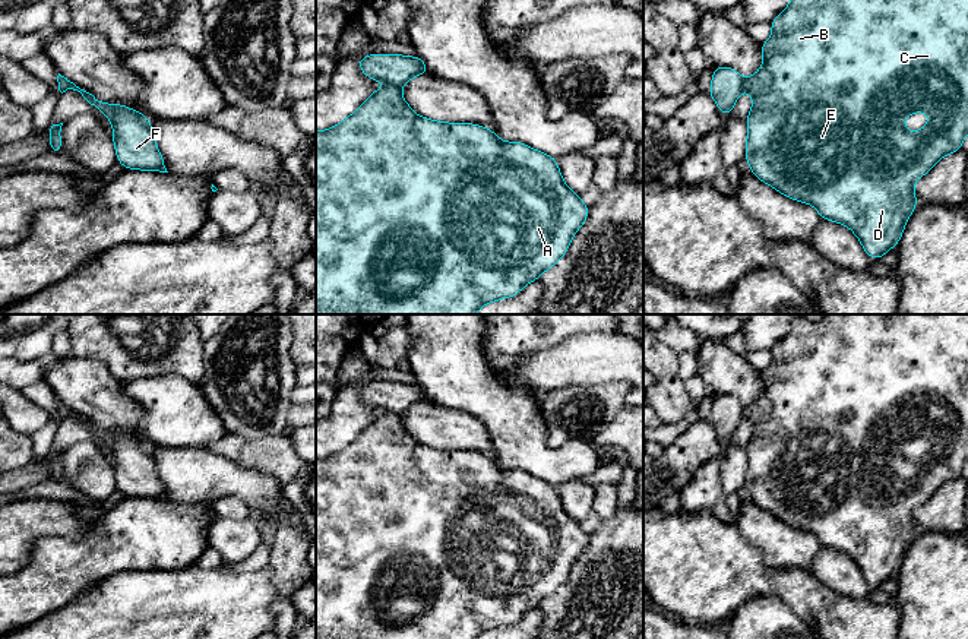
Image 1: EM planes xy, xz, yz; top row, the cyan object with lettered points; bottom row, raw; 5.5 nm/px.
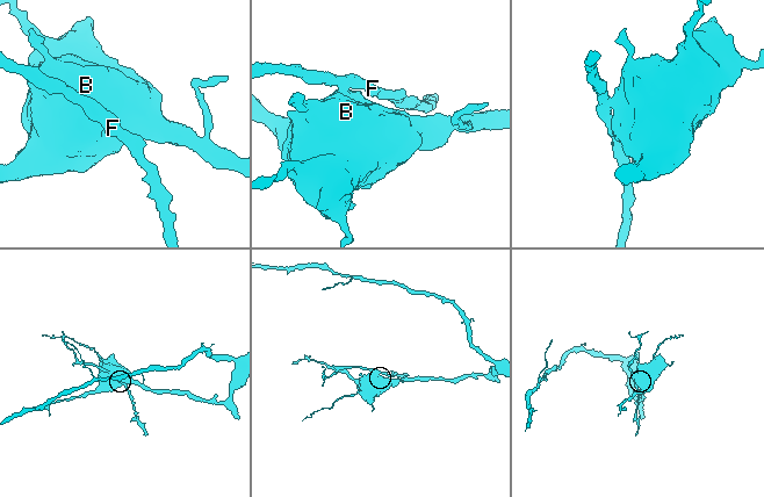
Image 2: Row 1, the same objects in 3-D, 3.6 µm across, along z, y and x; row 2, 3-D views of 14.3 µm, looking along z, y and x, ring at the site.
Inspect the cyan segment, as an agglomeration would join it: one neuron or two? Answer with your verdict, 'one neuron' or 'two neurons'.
two neurons

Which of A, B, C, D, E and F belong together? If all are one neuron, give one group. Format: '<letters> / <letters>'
A B C D E / F

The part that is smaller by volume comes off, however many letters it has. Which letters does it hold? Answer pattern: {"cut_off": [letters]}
{"cut_off": ["F"]}

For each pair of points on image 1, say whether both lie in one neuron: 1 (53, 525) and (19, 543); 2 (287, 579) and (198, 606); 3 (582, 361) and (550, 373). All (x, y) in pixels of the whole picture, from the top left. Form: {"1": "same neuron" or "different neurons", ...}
{"1": "same neuron", "2": "different neurons", "3": "same neuron"}

